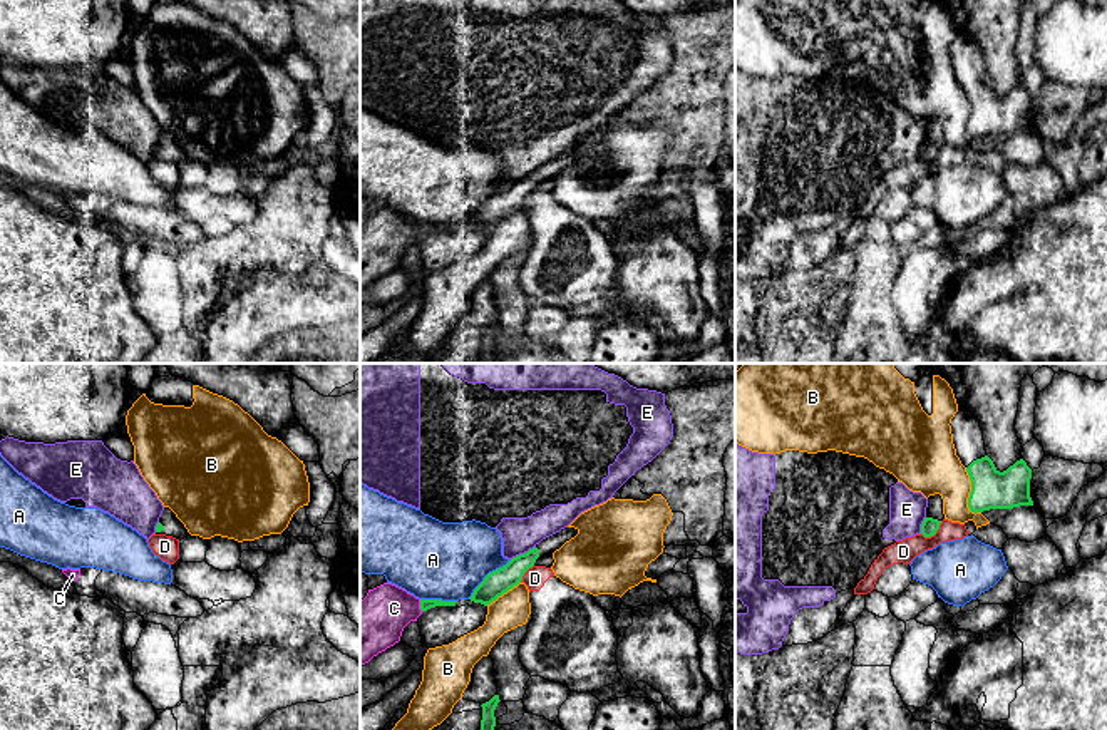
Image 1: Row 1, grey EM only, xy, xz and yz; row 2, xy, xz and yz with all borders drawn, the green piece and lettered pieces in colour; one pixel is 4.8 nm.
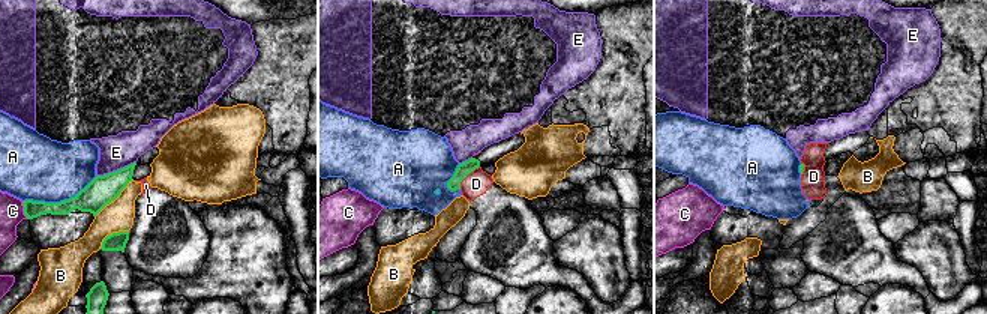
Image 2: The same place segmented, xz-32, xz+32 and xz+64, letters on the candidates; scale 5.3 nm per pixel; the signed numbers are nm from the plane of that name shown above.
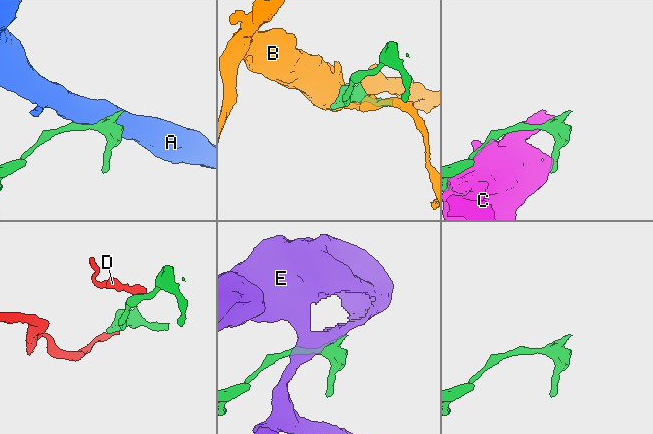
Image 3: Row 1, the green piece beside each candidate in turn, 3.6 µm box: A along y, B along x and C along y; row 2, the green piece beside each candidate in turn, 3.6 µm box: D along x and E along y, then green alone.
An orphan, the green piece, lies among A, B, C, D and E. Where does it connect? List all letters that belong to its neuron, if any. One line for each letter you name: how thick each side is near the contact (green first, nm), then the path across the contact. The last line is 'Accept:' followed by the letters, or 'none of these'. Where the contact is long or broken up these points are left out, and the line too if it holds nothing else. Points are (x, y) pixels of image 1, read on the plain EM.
Accept: none of these

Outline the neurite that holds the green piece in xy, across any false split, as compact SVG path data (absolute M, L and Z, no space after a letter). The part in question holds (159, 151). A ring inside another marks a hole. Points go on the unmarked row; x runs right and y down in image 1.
M164 132L156 151L156 159L172 161L179 166L184 164L186 161L191 161L184 149L176 142L176 139L169 132Z

